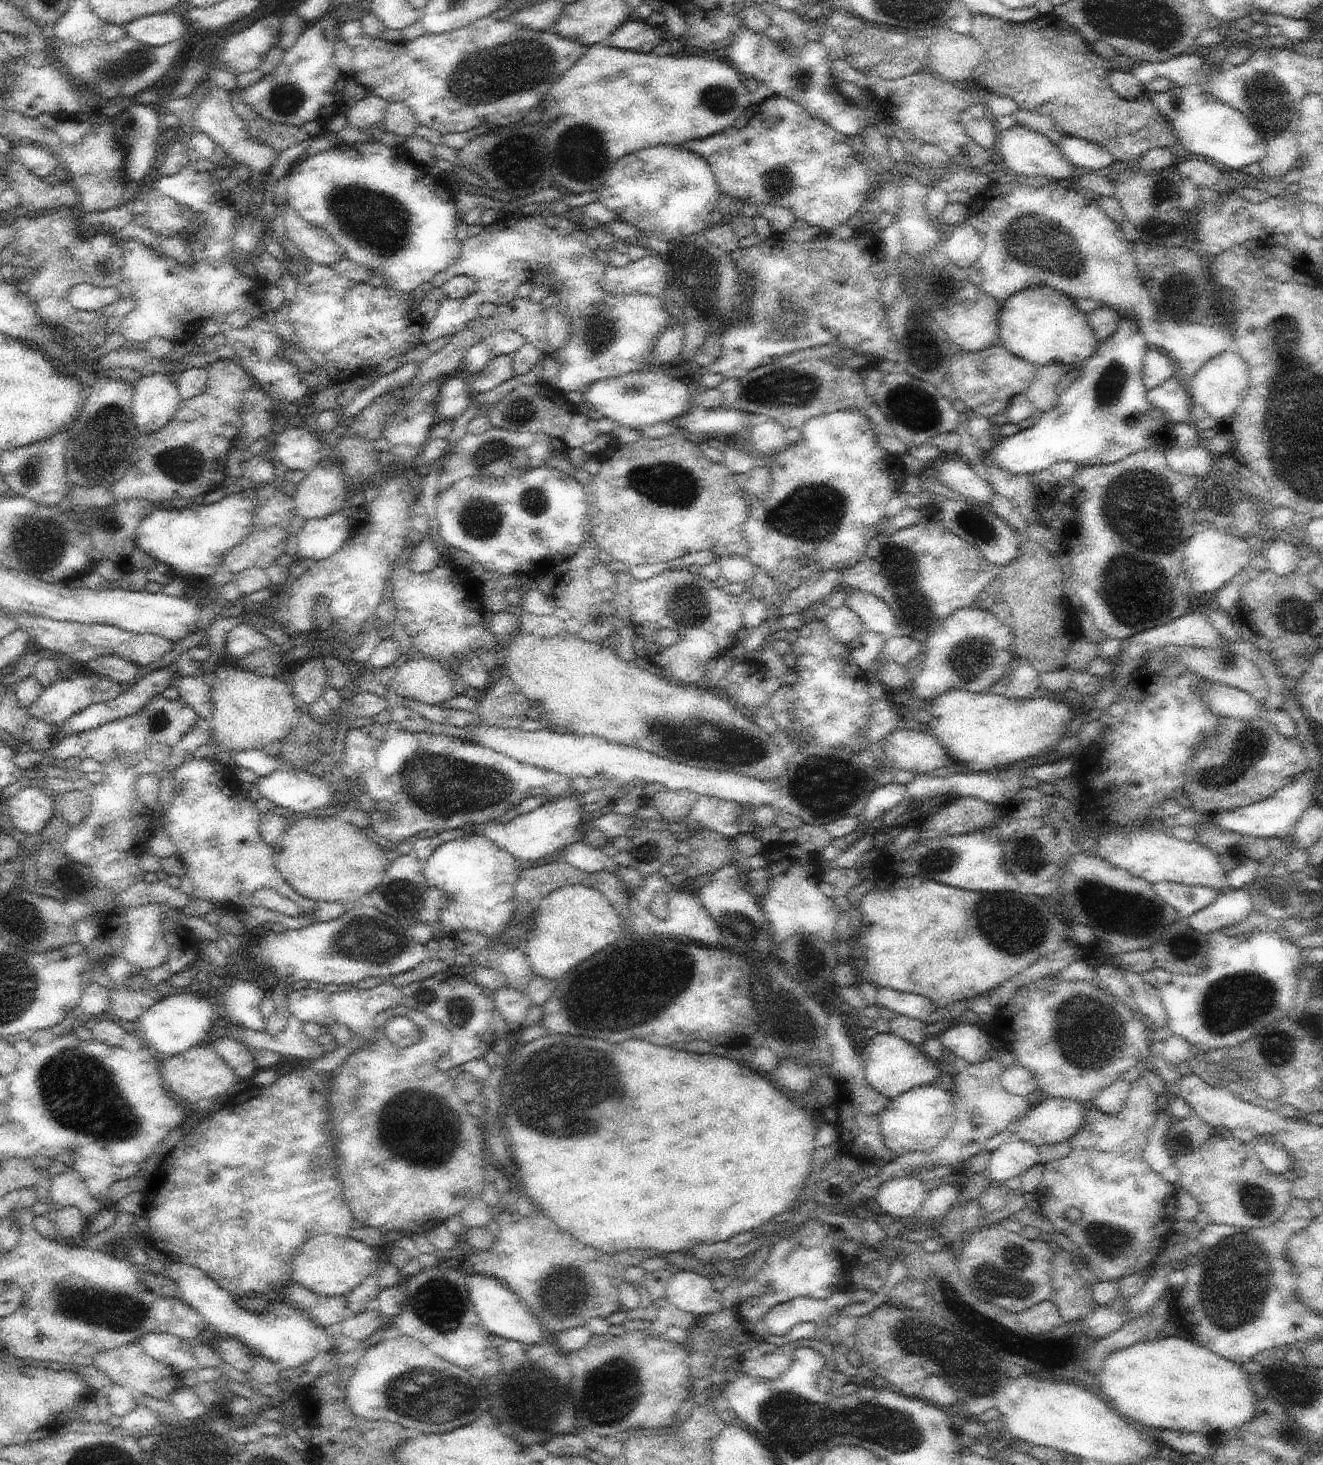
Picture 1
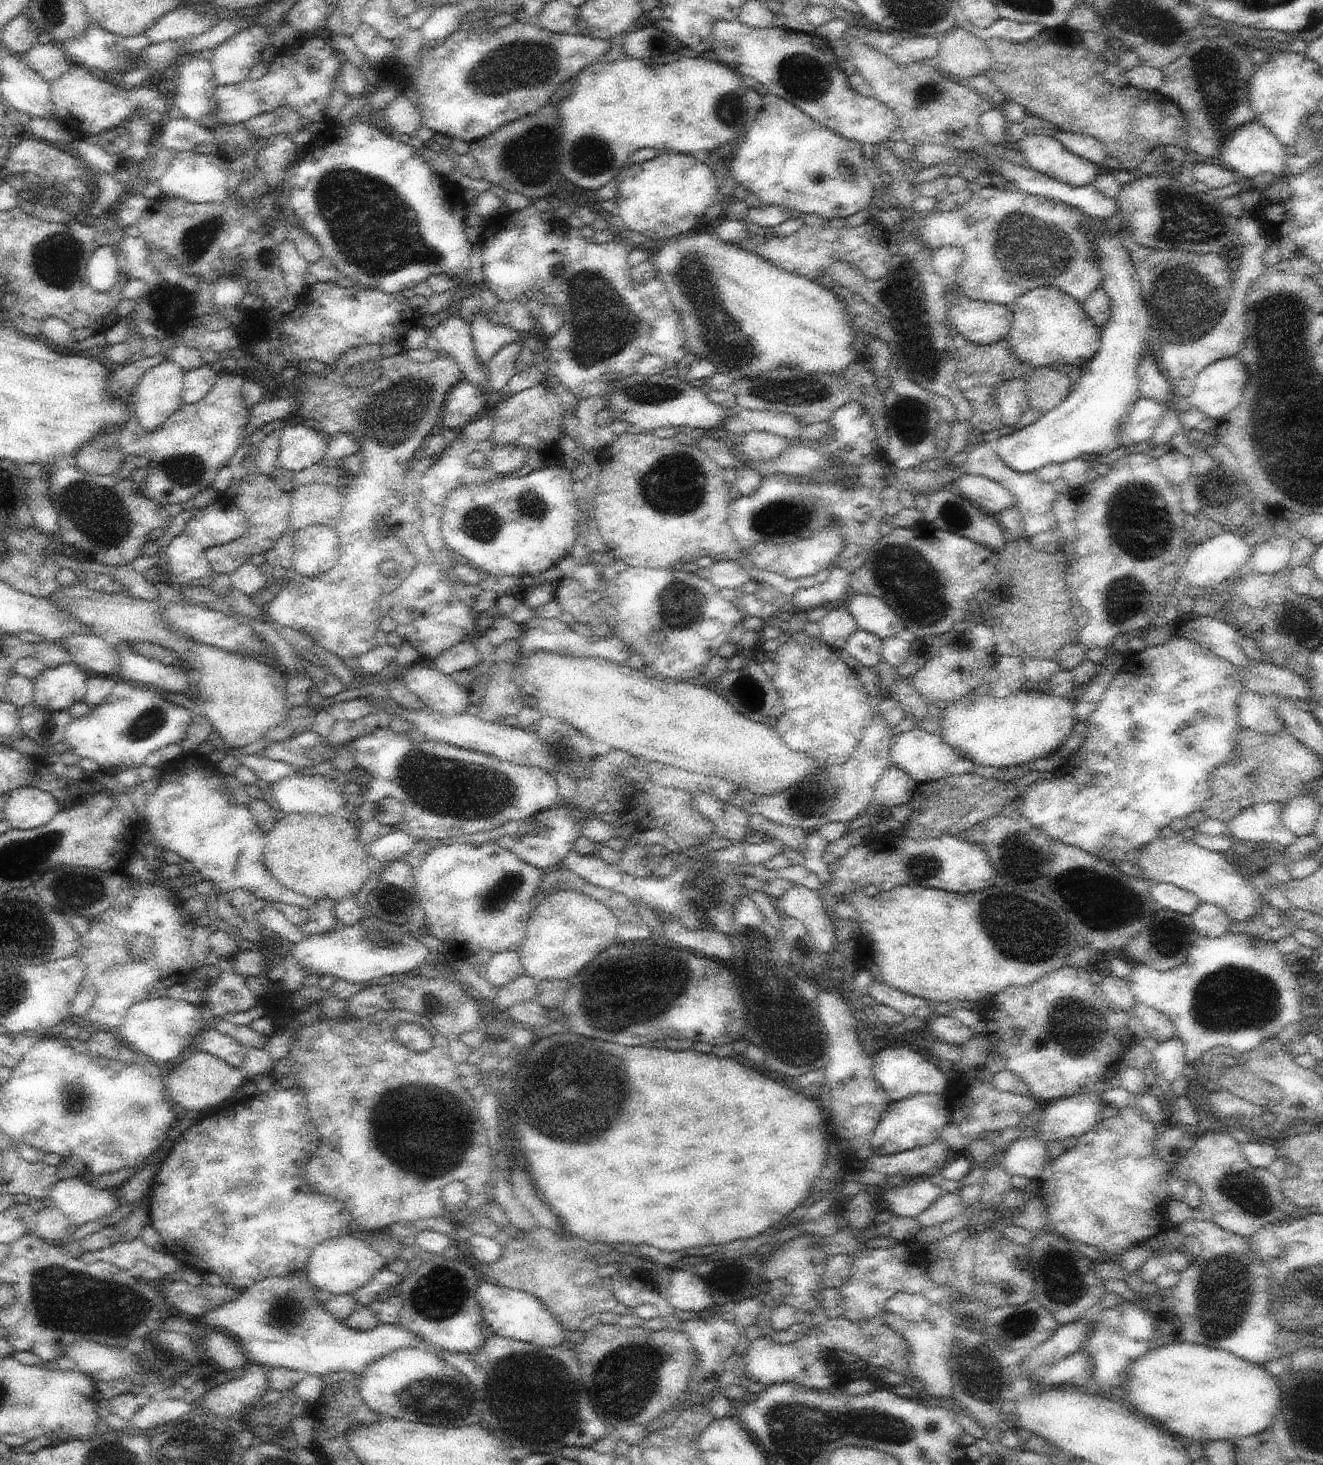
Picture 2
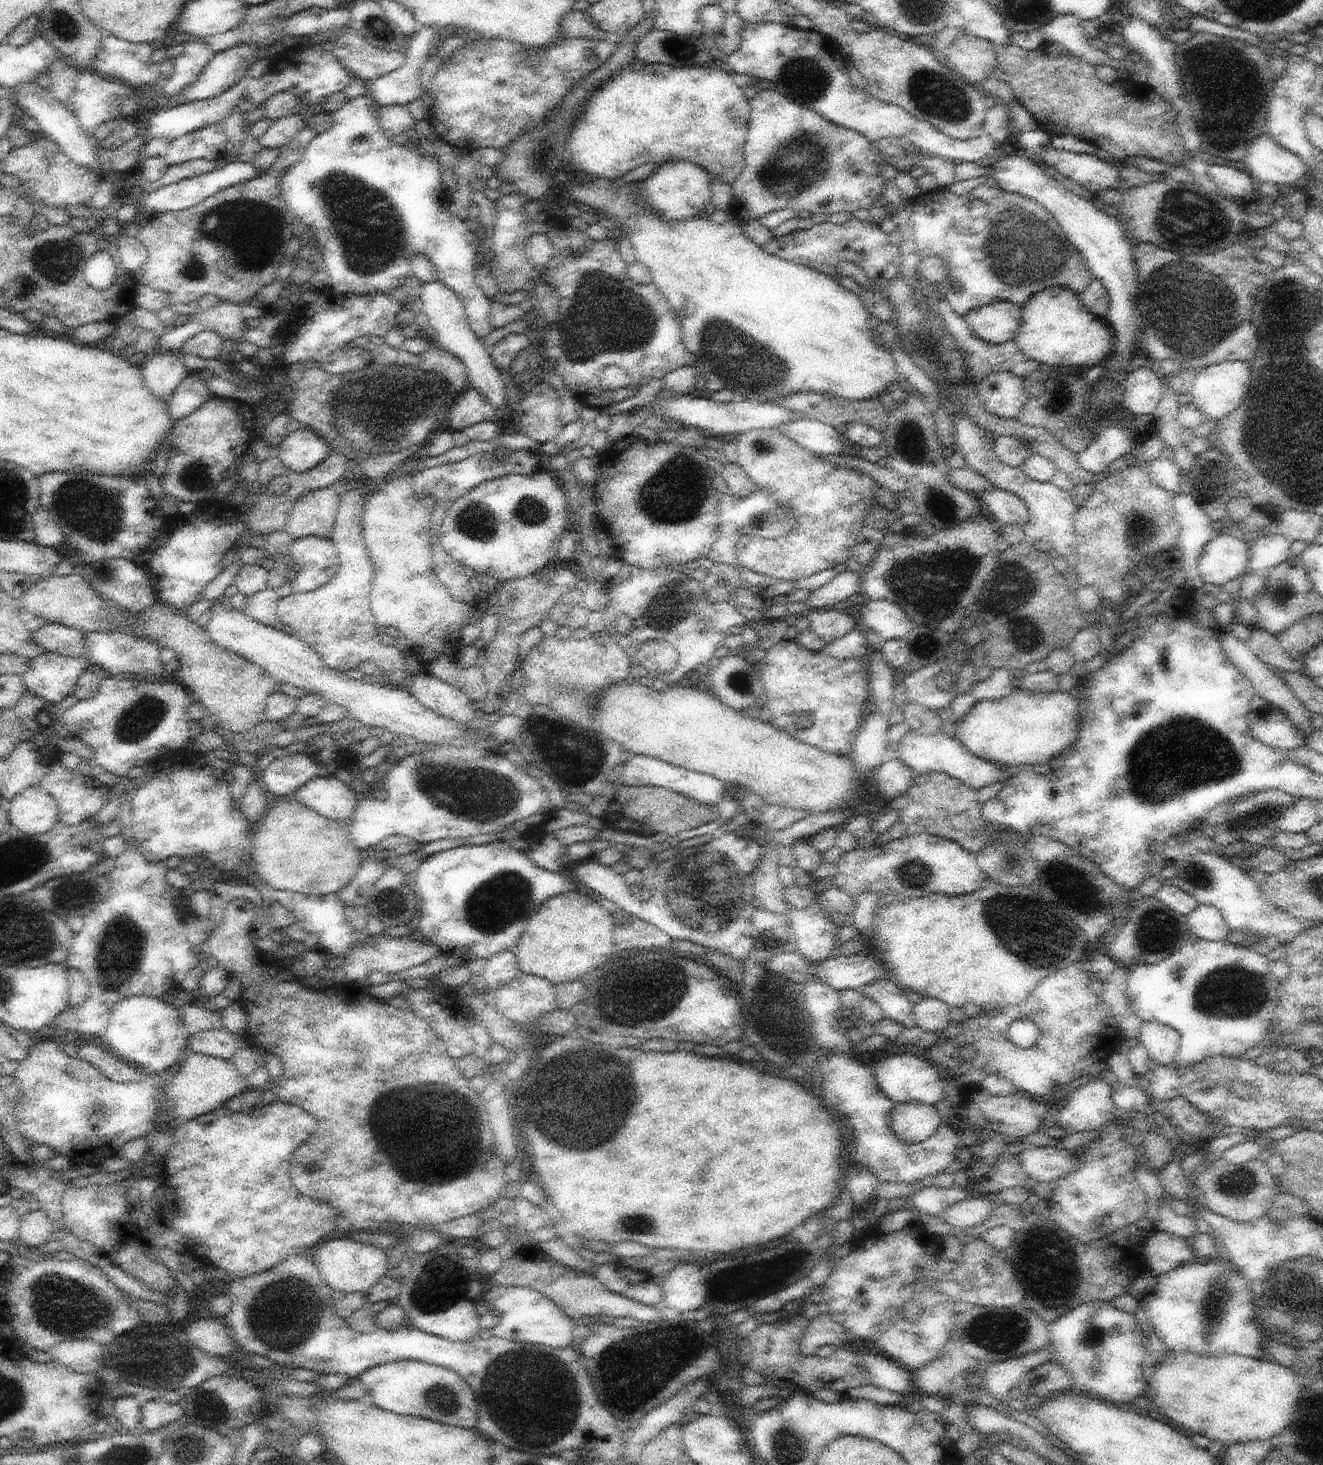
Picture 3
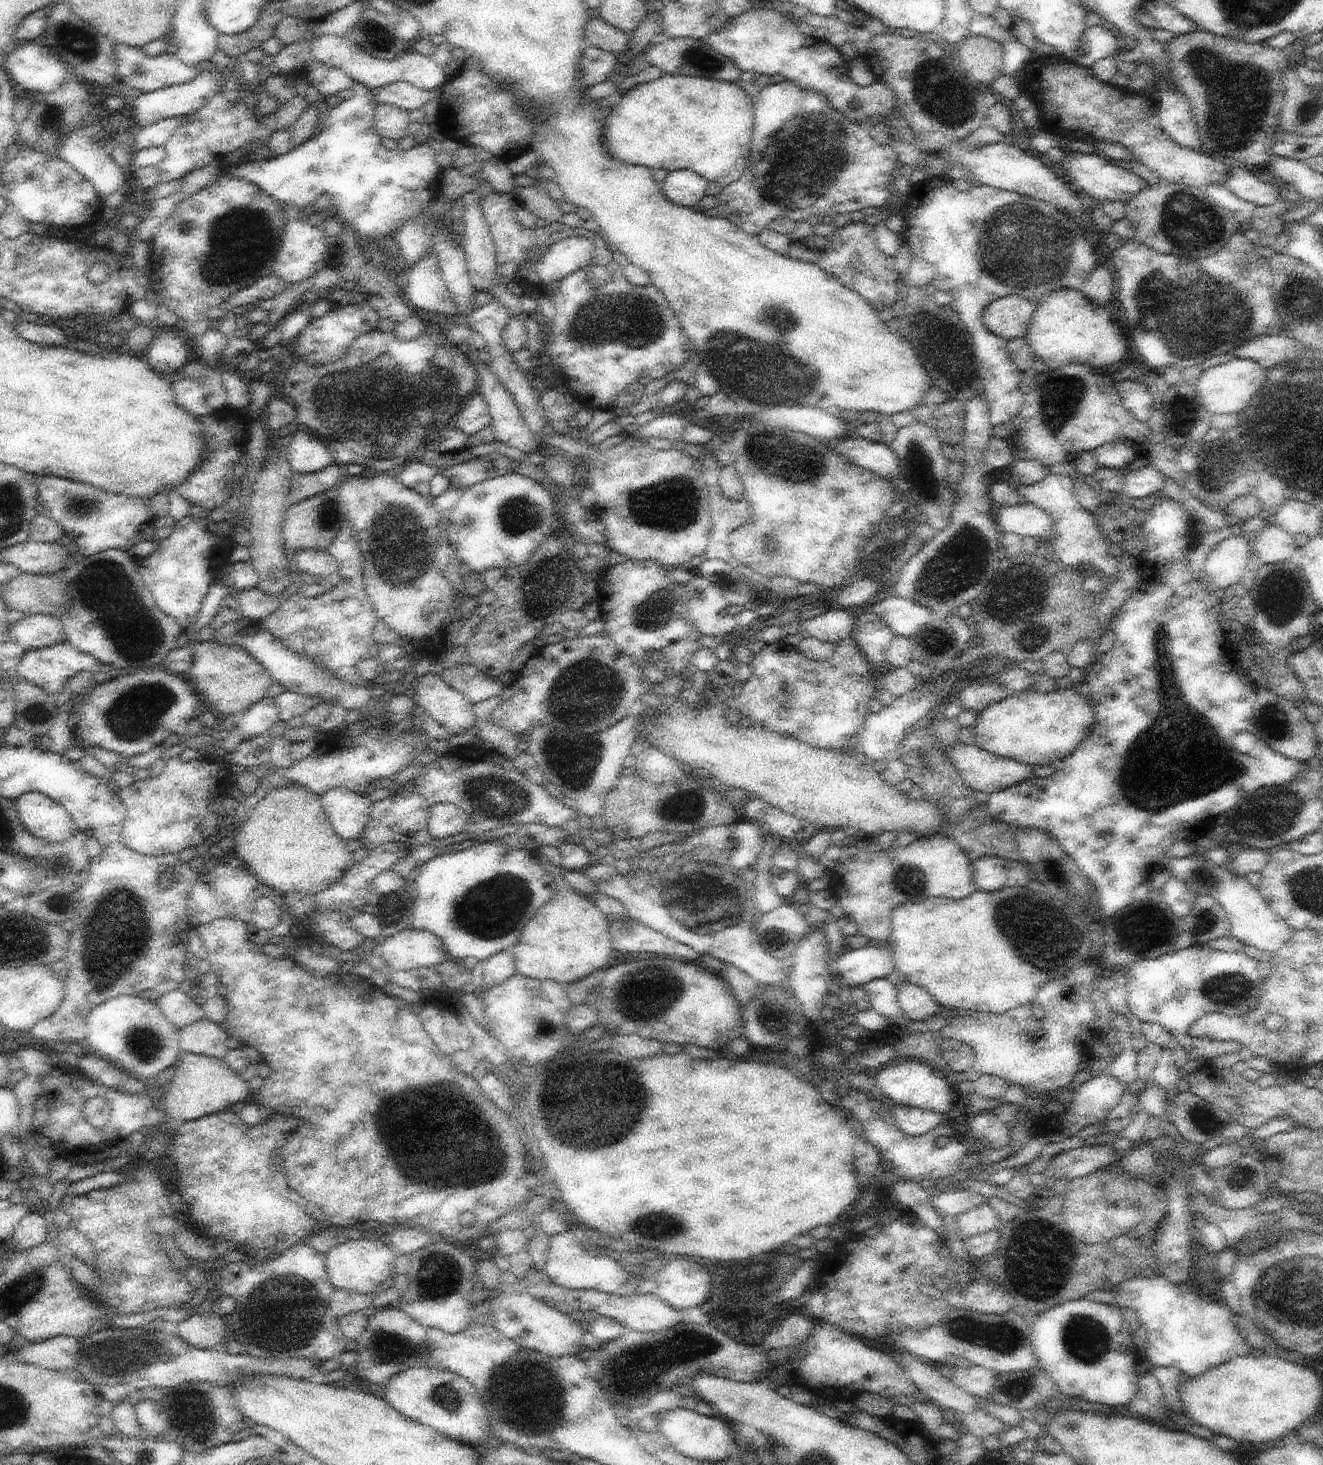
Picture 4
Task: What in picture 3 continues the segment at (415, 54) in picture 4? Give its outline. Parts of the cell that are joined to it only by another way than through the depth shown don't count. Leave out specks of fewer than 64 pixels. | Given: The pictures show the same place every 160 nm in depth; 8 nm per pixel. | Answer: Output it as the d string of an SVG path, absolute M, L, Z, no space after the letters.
M350 28L334 41L334 56L351 75L354 74L369 84L405 63L404 50L388 52L378 48L370 44L356 29Z

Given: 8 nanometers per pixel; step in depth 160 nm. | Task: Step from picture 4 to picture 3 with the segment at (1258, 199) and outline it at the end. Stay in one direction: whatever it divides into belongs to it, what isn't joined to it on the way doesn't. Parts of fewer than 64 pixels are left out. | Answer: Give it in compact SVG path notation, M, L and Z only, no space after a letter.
M1210 166L1206 168L1208 178L1233 199L1248 198L1257 186L1257 181L1250 176L1247 170L1236 166Z

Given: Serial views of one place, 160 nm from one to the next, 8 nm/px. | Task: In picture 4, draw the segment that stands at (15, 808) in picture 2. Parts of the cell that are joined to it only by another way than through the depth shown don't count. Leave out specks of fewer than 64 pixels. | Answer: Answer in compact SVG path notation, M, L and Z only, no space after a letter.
M30 791L19 796L15 807L20 822L36 838L63 843L79 833L68 811L43 792Z

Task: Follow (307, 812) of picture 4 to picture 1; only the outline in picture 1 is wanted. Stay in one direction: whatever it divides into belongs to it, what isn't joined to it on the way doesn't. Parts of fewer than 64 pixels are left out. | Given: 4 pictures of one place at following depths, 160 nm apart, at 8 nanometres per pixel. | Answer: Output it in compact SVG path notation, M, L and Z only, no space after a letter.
M337 813L323 817L296 817L296 824L292 827L288 826L281 840L272 848L275 852L276 868L296 892L315 901L340 903L346 911L354 909L356 900L360 900L366 894L370 896L371 892L383 883L395 856L394 851L386 843L365 834L350 821L340 819Z

